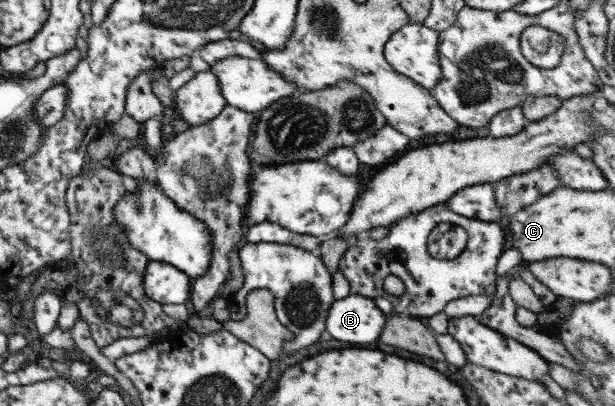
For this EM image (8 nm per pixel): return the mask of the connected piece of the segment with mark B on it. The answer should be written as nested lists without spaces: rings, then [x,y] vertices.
[[[352,293],[330,305],[324,328],[332,341],[372,343],[384,328],[386,315],[380,312],[373,298]]]

